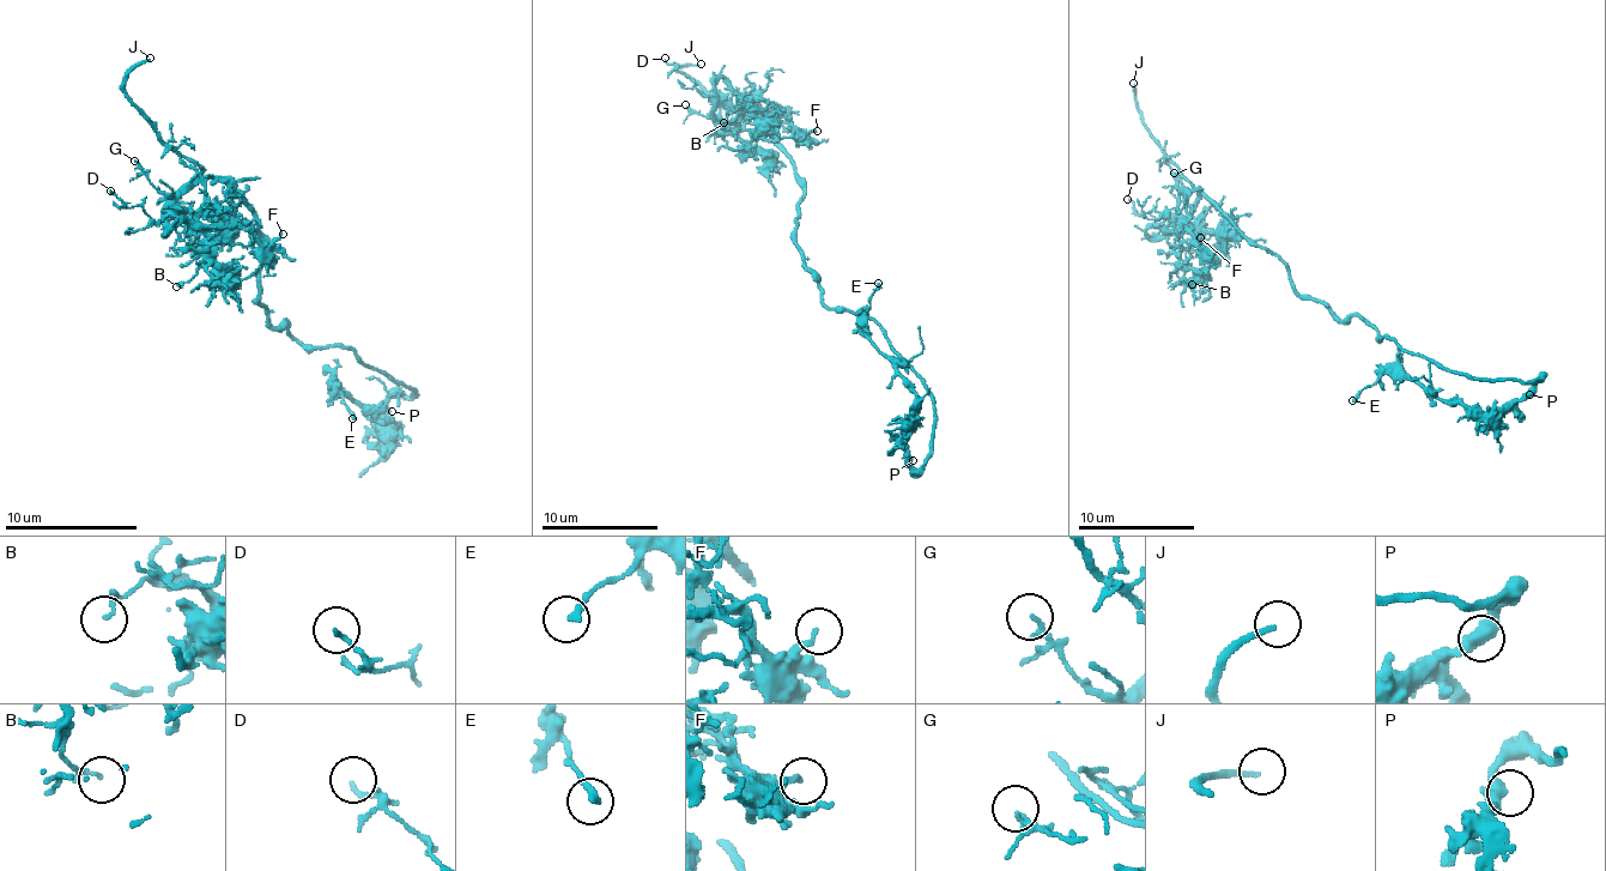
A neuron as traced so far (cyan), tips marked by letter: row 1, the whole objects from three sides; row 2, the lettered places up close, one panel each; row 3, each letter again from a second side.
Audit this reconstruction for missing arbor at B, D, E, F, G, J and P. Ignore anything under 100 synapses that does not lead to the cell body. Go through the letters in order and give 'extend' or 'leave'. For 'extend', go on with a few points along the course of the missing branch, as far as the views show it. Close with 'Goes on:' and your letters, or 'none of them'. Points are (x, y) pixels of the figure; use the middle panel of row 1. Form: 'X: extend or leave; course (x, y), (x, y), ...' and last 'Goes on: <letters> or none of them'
B: leave
D: leave
E: leave
F: leave
G: leave
J: extend; course (701, 64), (717, 67), (738, 88), (756, 96), (779, 100), (808, 128), (840, 114), (886, 116), (898, 110)
P: leave
Goes on: J

